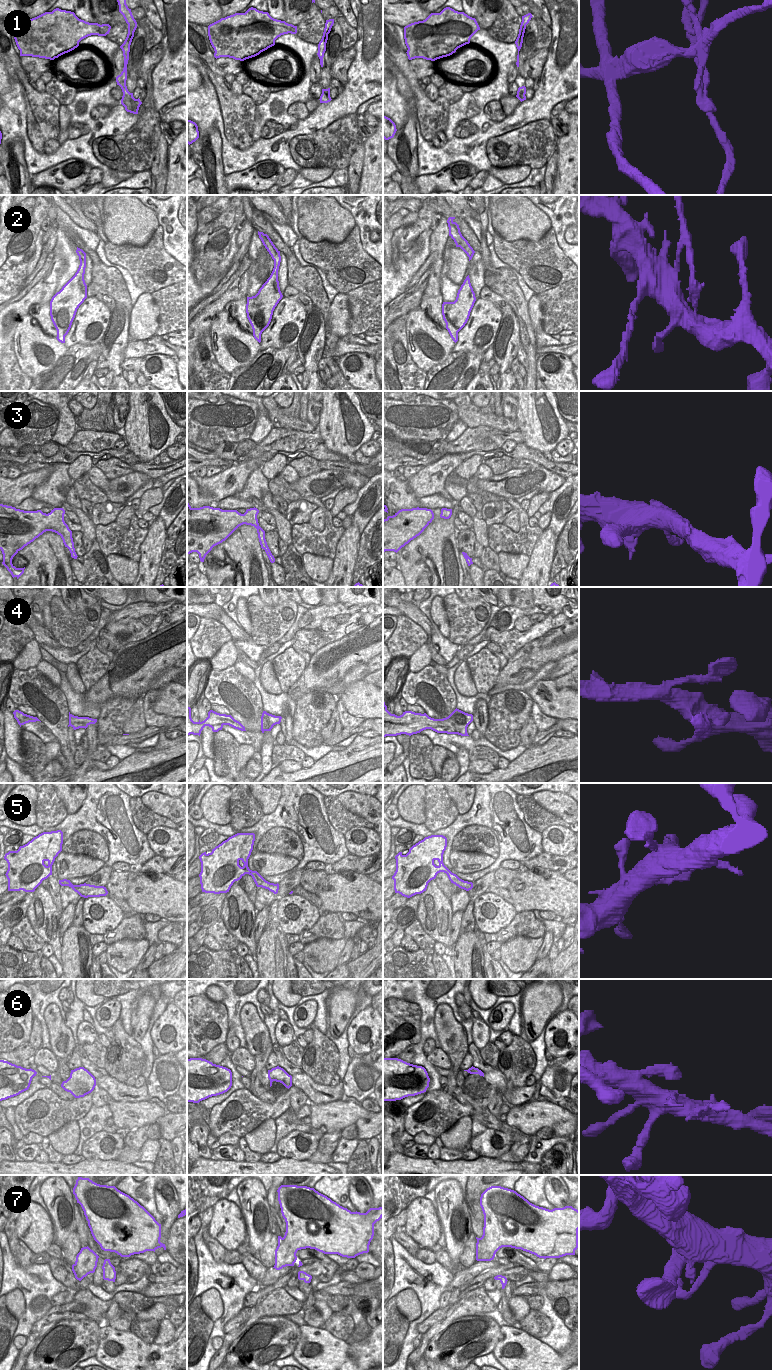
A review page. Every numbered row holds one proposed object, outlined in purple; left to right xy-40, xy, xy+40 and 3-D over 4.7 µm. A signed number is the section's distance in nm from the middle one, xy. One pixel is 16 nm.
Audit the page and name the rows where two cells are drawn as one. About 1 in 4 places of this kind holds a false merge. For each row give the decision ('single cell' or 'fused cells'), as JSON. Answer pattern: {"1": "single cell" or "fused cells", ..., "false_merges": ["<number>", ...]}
{"1": "fused cells", "2": "fused cells", "3": "single cell", "4": "single cell", "5": "single cell", "6": "single cell", "7": "single cell", "false_merges": ["1", "2"]}

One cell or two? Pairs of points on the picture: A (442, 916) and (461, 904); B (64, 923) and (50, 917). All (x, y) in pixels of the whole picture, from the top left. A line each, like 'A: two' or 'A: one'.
A: two
B: two

